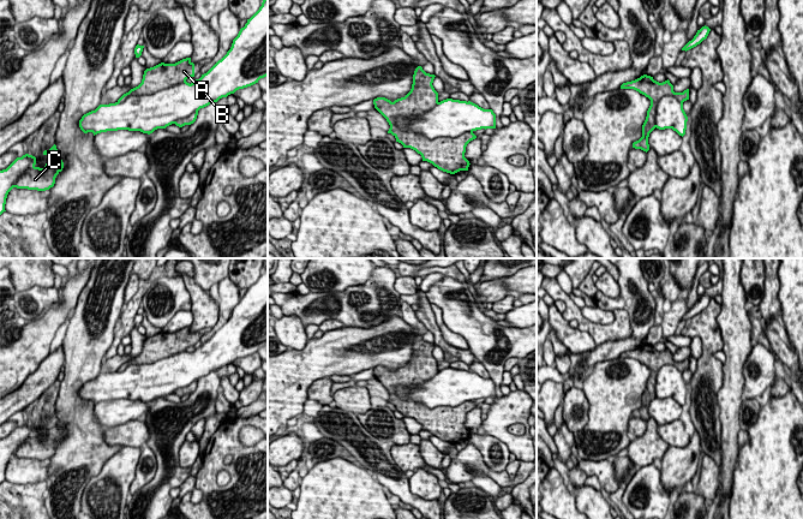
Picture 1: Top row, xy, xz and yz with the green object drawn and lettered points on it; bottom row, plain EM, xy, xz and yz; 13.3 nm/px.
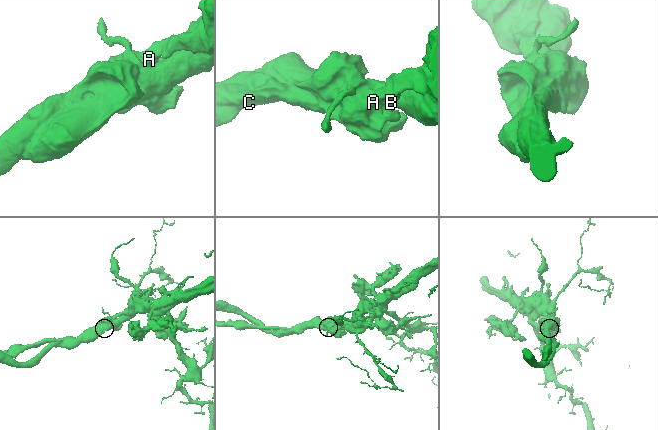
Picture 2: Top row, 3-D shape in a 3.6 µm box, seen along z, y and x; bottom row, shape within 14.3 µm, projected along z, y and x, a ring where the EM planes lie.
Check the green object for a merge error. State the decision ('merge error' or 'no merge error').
merge error

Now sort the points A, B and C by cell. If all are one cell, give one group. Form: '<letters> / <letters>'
A C / B

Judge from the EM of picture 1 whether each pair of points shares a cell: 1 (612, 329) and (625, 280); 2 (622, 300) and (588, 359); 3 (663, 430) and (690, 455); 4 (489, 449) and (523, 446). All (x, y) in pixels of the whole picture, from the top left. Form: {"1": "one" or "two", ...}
{"1": "two", "2": "one", "3": "two", "4": "two"}

